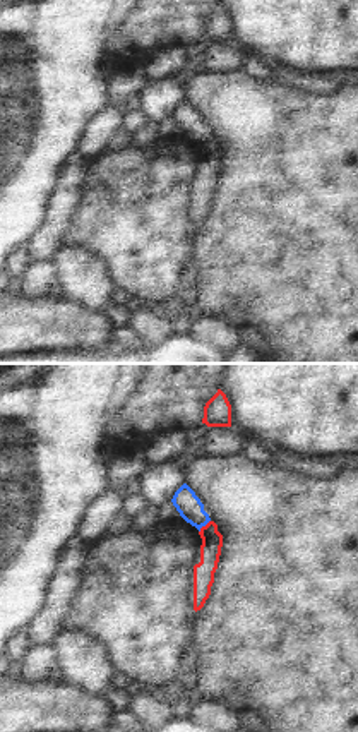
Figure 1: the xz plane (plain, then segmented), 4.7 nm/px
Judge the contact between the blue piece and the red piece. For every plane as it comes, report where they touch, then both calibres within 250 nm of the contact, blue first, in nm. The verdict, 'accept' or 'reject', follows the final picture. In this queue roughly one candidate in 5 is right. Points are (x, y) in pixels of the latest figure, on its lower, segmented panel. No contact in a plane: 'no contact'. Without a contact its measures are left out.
(202, 525) | 120/100 nm

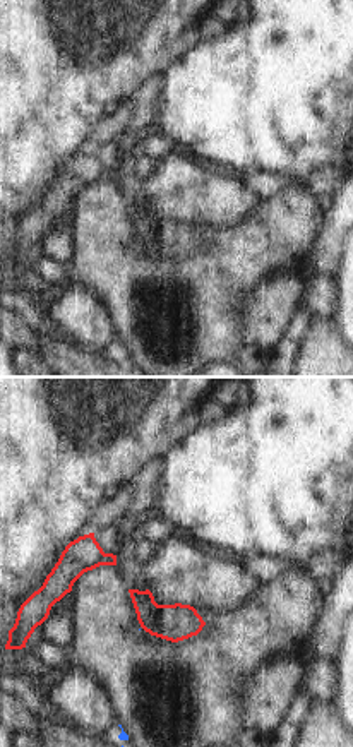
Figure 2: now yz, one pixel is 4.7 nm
no contact

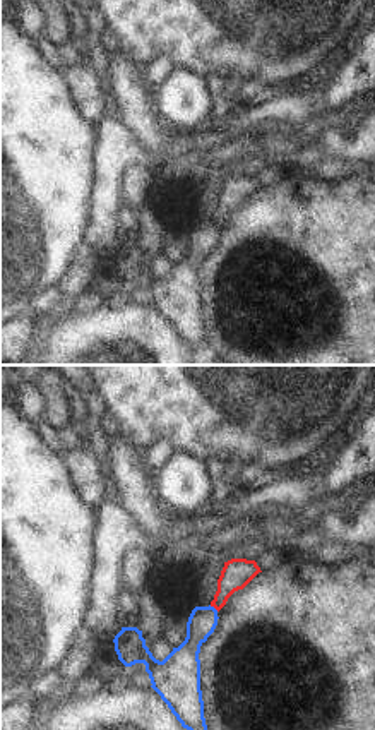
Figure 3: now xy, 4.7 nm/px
(213, 607) | 140/140 nm

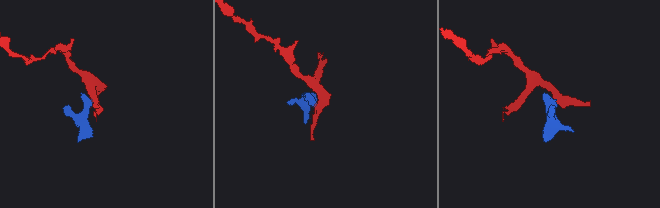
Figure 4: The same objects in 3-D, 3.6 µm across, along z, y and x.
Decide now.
reject

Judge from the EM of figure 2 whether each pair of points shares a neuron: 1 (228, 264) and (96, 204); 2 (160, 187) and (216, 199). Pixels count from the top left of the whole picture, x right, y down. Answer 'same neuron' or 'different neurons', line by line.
1: same neuron
2: same neuron

